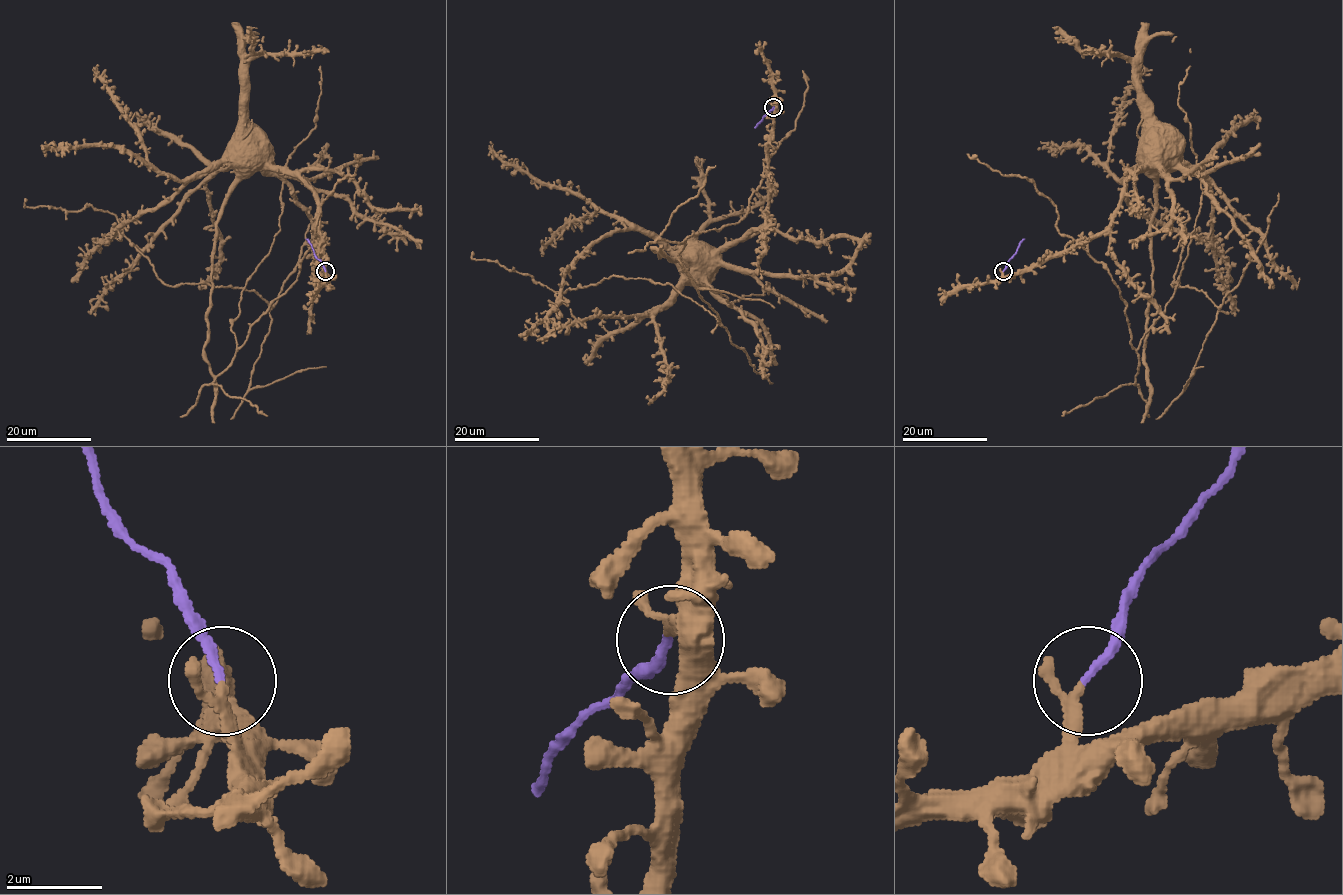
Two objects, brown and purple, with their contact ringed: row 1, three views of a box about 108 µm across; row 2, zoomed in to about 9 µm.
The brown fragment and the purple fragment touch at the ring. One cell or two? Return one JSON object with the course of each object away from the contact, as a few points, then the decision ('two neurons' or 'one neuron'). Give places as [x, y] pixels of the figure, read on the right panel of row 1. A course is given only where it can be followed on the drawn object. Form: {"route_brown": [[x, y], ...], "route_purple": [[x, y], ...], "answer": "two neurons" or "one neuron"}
{"route_brown": [[1003, 271], [1004, 276], [1030, 271], [1098, 237], [1112, 220], [1124, 183], [1147, 164], [1168, 136]], "route_purple": [[1003, 271], [1024, 239]], "answer": "two neurons"}

